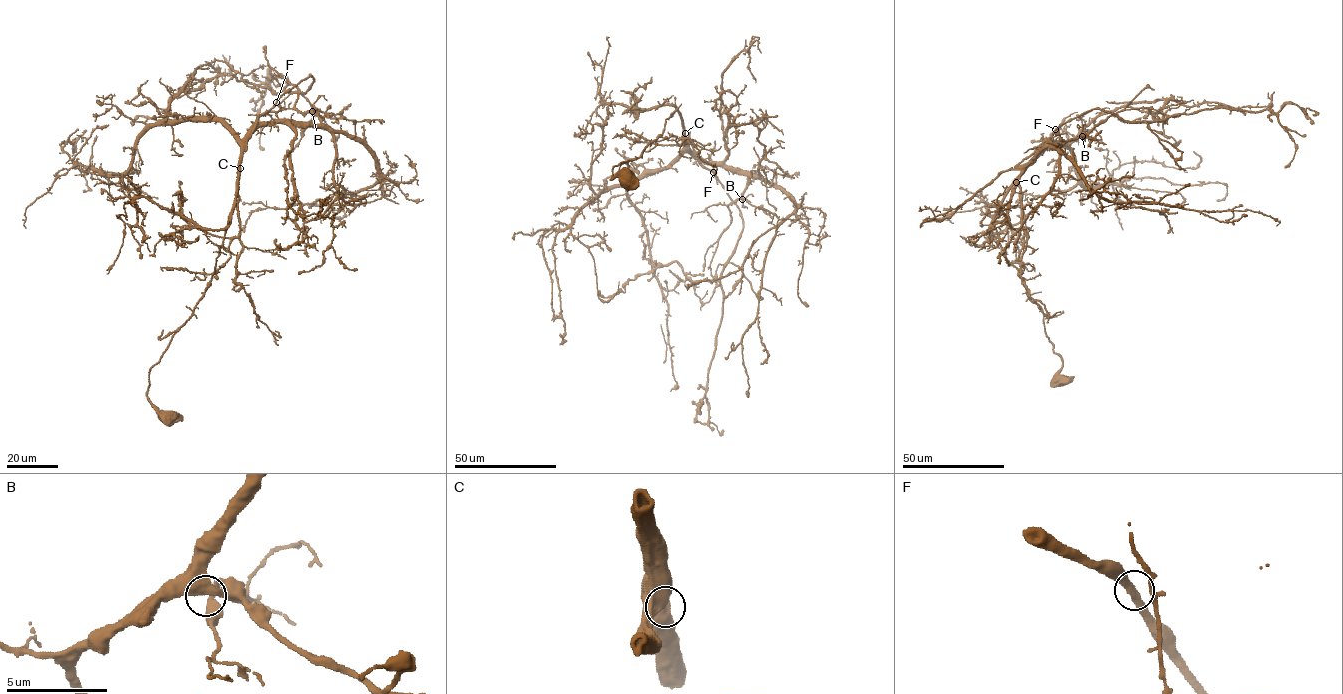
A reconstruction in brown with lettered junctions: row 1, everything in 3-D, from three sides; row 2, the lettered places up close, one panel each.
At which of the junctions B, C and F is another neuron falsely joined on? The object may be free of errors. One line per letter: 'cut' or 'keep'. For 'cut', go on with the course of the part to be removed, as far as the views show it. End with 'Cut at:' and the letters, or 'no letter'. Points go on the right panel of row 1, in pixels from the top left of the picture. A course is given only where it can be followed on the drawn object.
B: keep
C: keep
F: keep
Cut at: no letter

